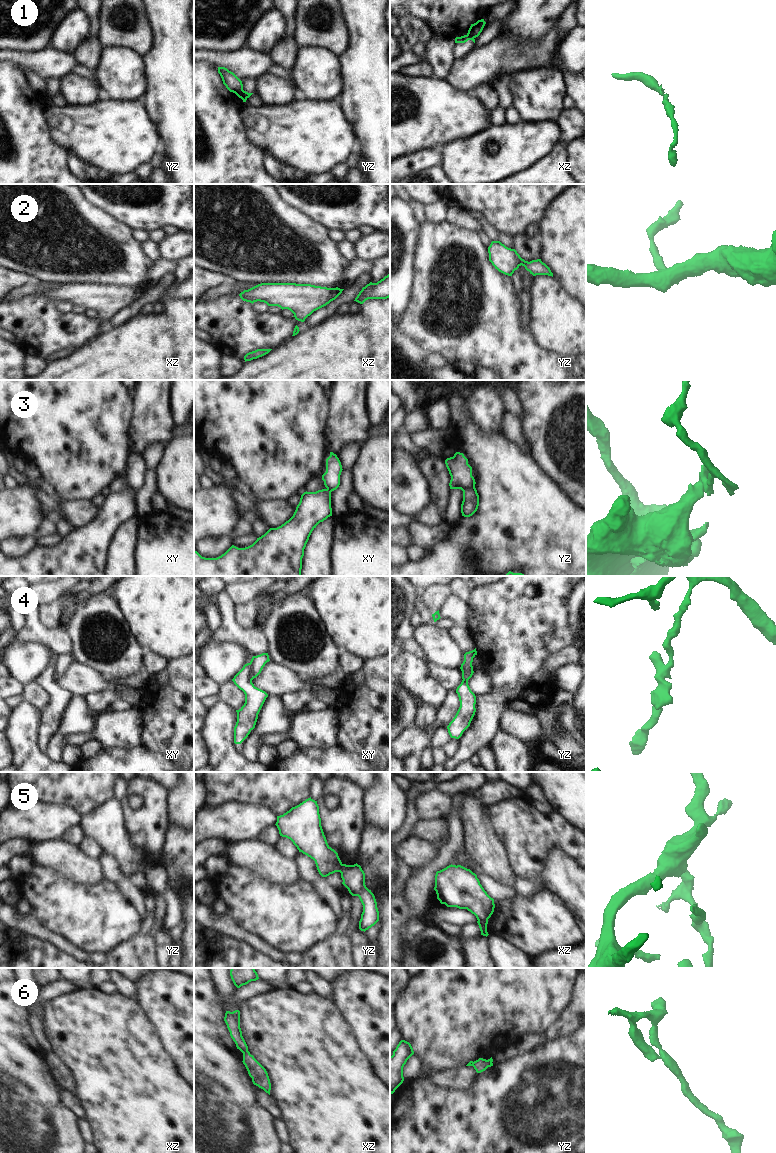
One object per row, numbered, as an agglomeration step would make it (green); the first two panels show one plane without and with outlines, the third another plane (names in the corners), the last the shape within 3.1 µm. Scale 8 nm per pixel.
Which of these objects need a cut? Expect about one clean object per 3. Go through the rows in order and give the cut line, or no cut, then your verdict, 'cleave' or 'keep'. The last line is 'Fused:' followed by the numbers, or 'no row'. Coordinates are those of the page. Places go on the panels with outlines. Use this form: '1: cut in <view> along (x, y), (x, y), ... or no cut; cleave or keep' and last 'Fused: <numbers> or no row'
1: cut in yz along (243, 90), (241, 98); cleave
2: no cut; keep
3: cut in yz along (474, 486), (463, 491); cleave
4: cut in xy along (249, 663), (249, 679), (251, 681); cleave
5: cut in xz along (487, 919), (478, 921); cleave
6: cut in xz along (247, 1050), (243, 1053); cleave
Fused: 1, 3, 4, 5, 6

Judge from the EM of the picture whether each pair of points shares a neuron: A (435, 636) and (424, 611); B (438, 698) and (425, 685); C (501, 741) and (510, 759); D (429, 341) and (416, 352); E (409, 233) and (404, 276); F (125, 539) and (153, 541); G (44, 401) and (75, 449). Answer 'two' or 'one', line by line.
A: two
B: one
C: one
D: two
E: one
F: two
G: one

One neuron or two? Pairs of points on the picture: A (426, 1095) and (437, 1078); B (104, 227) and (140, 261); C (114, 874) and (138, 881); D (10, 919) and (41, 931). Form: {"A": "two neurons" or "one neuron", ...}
{"A": "two neurons", "B": "one neuron", "C": "two neurons", "D": "one neuron"}

